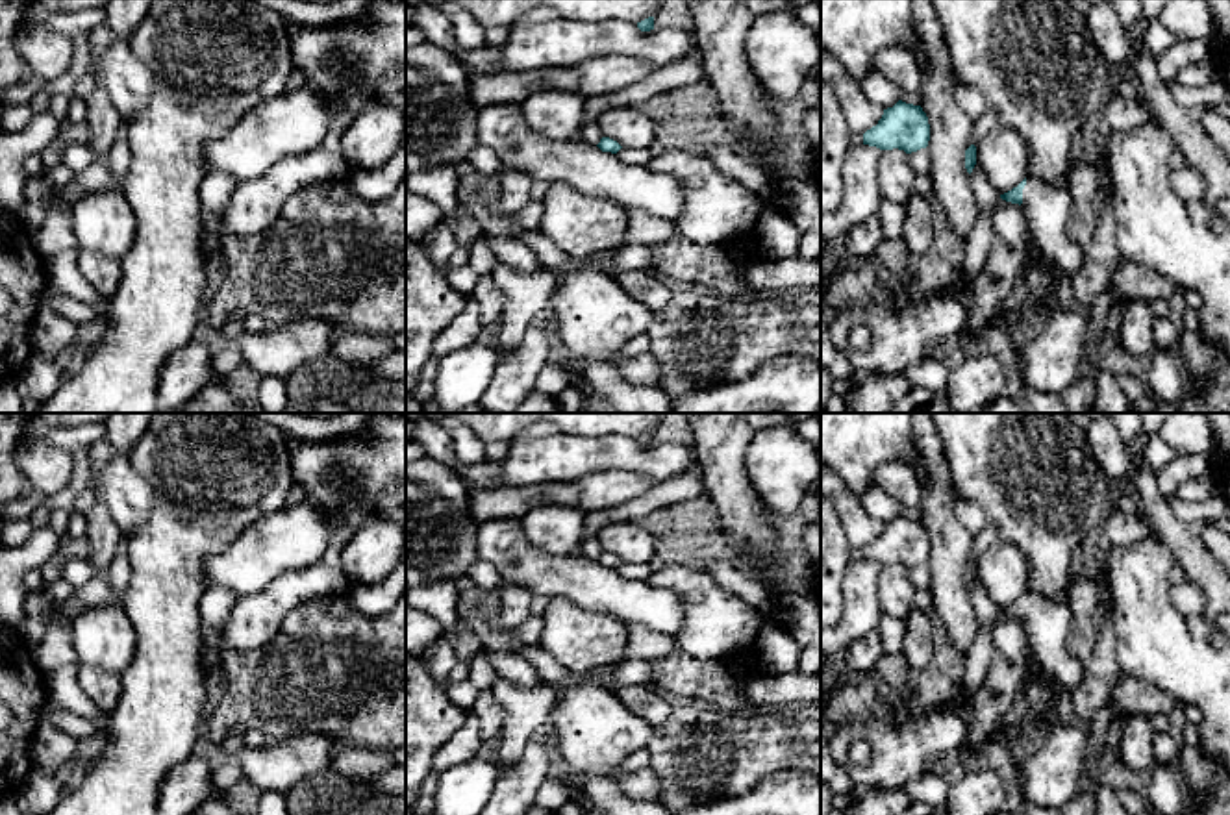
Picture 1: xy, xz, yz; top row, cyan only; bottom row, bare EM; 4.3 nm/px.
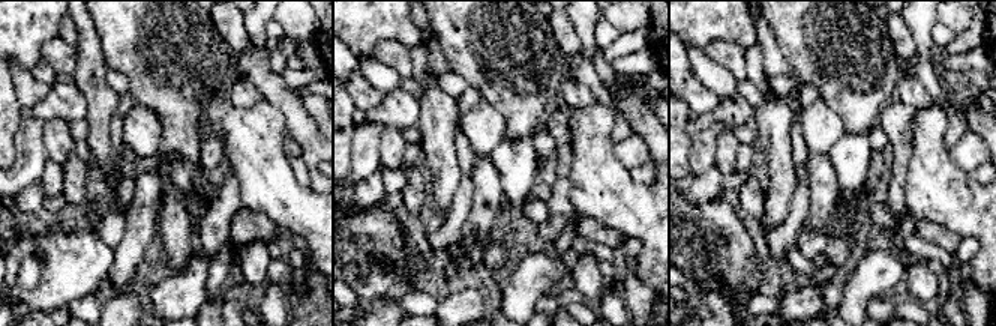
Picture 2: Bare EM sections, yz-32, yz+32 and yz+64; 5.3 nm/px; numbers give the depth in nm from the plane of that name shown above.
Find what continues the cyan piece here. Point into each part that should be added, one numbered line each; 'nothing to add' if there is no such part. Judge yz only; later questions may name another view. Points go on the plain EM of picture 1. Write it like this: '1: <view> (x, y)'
1: yz (1049, 623)

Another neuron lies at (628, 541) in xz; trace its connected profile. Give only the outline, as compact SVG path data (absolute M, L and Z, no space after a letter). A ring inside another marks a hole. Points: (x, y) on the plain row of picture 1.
M635 520L608 524L596 539L602 552L617 556L622 563L648 563L656 554L654 535Z

